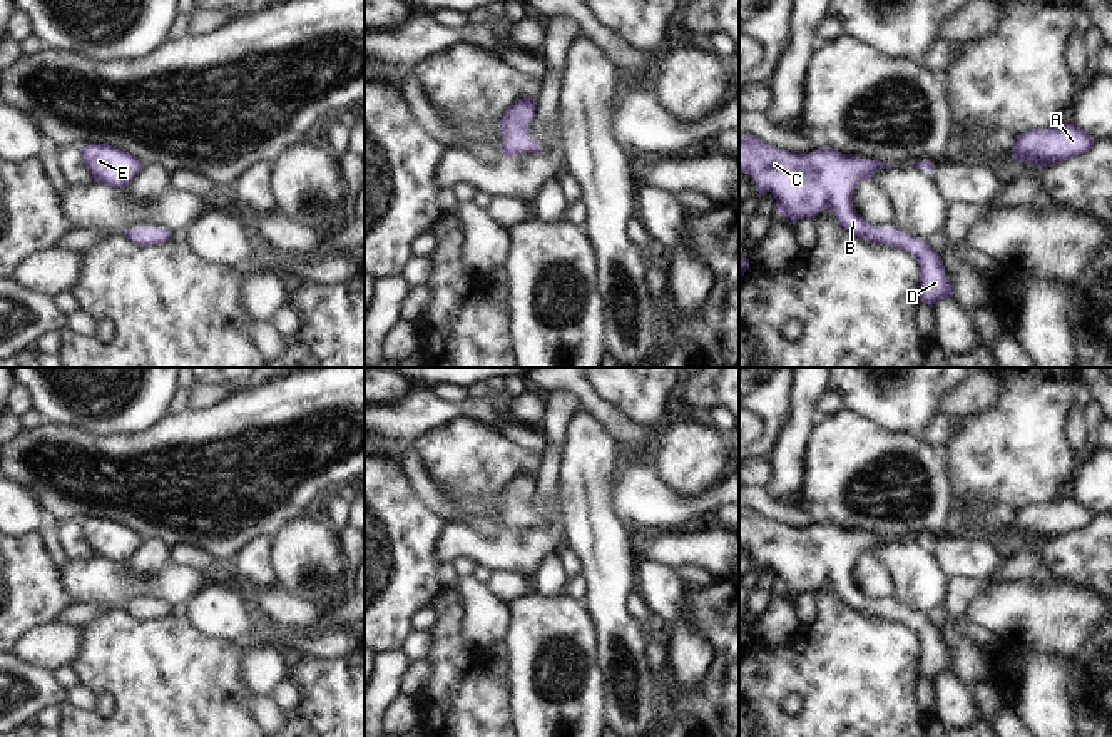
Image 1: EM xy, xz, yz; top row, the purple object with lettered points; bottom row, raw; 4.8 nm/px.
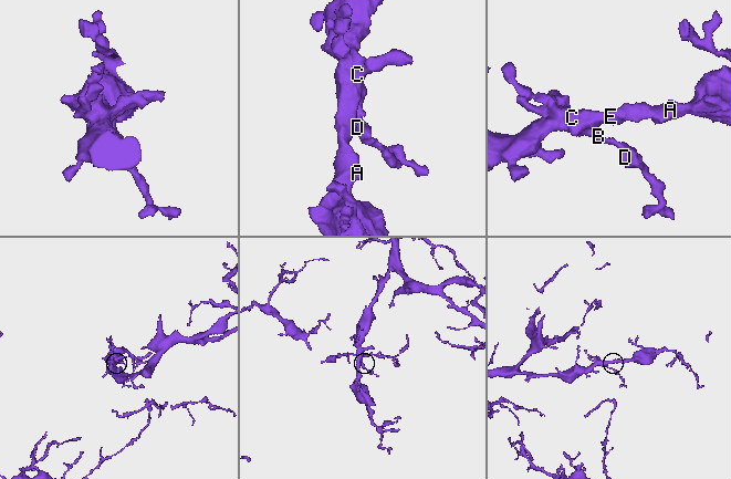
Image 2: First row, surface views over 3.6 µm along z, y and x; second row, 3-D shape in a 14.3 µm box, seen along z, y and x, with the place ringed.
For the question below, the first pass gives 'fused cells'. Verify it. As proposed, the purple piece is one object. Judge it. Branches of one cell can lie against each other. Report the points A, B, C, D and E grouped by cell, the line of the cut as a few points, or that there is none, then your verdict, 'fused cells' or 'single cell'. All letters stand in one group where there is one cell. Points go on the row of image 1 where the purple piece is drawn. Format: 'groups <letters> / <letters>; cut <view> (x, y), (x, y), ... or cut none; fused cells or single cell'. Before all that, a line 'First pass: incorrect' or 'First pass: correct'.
First pass: incorrect
groups A B C D E; cut none; single cell

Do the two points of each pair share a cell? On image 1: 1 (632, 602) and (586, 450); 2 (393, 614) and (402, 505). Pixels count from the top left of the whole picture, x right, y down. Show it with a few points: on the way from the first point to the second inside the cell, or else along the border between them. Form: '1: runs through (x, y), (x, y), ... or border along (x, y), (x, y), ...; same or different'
1: border along (629, 594), (626, 610), (642, 624); different
2: runs through (393, 587), (393, 575), (398, 570), (398, 532); same

